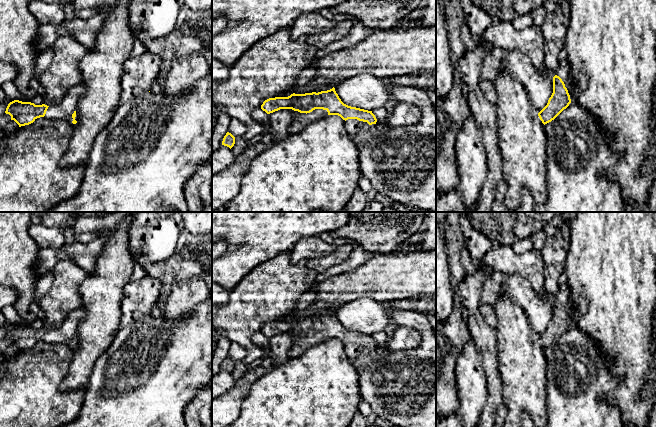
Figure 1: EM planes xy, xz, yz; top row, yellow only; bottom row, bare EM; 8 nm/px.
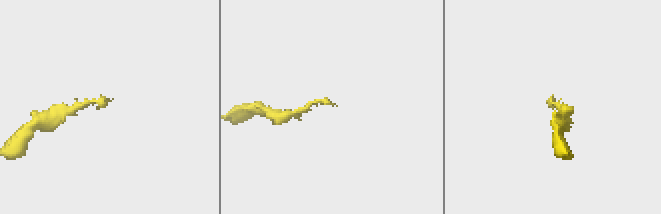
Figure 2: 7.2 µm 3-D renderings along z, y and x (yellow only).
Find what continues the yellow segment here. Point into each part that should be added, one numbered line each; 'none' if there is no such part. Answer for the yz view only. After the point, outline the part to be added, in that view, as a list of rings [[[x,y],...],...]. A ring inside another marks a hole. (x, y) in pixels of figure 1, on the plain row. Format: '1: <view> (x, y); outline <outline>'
1: yz (564, 295); outline [[[561,284],[559,292],[556,295],[556,299],[559,300],[565,308],[565,311],[568,314],[570,323],[574,324],[576,322],[576,317],[573,316],[575,310],[575,304],[571,298],[571,290],[568,284]]]

